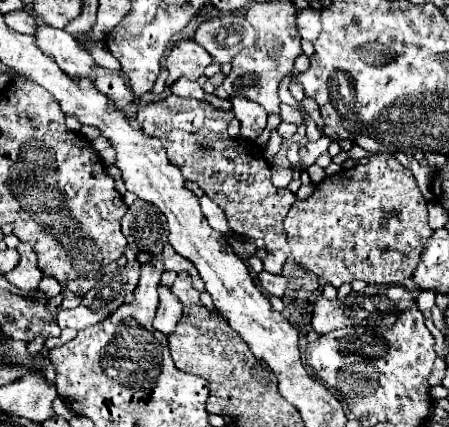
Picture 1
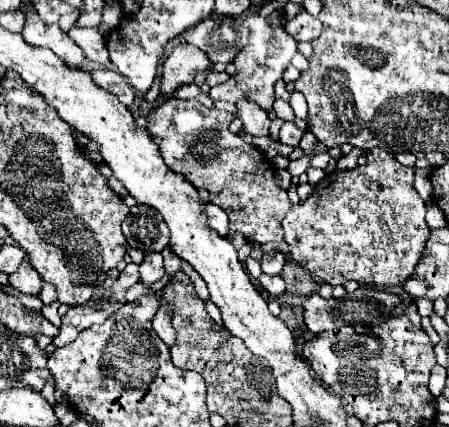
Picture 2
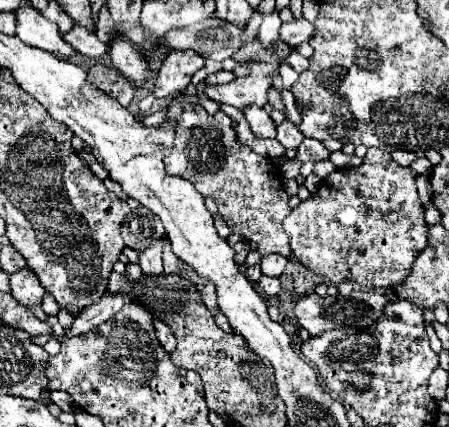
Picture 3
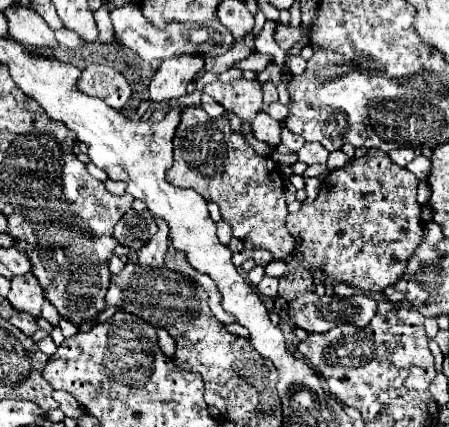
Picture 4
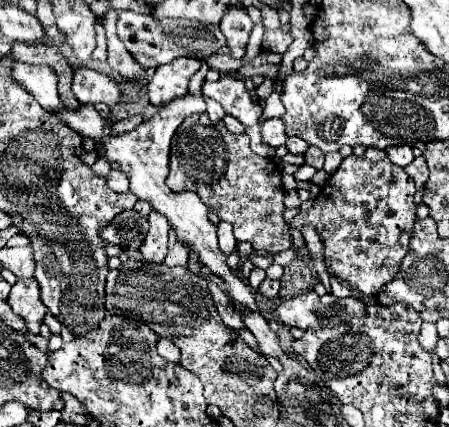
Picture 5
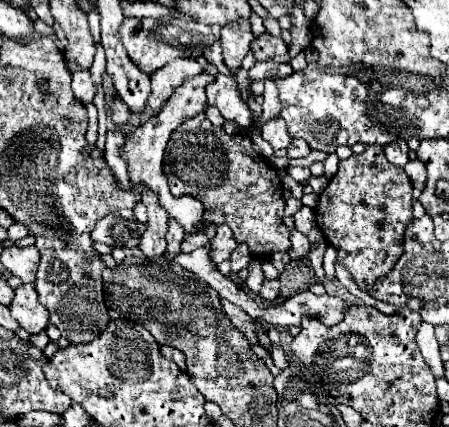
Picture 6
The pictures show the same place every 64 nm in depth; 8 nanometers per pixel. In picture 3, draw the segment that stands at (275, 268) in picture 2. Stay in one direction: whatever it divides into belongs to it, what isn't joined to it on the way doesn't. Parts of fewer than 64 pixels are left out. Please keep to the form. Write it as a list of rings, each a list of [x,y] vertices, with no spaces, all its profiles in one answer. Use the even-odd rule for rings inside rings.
[[[268,254],[268,256],[262,256],[260,266],[262,266],[262,272],[264,272],[264,274],[278,278],[278,276],[282,274],[286,262],[288,262],[288,260],[286,260],[284,256],[280,256],[280,254]]]

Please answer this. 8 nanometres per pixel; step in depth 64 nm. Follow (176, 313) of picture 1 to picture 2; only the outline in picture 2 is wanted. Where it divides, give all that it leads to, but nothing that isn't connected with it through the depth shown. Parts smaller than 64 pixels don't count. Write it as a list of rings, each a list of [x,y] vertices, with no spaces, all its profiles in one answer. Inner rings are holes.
[[[160,304],[154,320],[152,320],[152,326],[154,326],[154,332],[166,342],[166,346],[172,346],[174,340],[176,340],[176,332],[174,332],[174,326],[172,326],[172,312],[168,308],[168,304]]]

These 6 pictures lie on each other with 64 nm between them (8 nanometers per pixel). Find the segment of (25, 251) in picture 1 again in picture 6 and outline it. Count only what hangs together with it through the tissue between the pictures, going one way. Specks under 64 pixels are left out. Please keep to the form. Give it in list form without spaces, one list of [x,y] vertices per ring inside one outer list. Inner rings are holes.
[[[22,284],[20,288],[14,290],[10,314],[30,334],[42,332],[48,324],[48,310],[38,302],[34,284]]]

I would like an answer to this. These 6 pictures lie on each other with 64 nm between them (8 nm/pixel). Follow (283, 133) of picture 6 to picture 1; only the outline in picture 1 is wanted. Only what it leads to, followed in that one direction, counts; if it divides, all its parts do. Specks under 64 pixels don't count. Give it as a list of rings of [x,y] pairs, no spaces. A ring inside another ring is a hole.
[[[234,96],[234,98],[230,98],[230,102],[232,102],[232,110],[242,126],[240,136],[246,140],[256,140],[266,126],[264,108],[260,108],[260,104],[256,104],[248,98],[242,98],[242,96]]]

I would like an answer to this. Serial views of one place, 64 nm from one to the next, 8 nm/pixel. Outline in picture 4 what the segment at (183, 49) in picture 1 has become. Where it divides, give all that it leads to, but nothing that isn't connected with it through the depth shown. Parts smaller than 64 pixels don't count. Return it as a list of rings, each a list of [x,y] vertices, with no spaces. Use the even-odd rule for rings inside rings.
[[[178,54],[162,60],[150,82],[150,98],[154,102],[172,100],[186,94],[186,86],[194,80],[196,72],[204,68],[204,58],[196,54]]]

